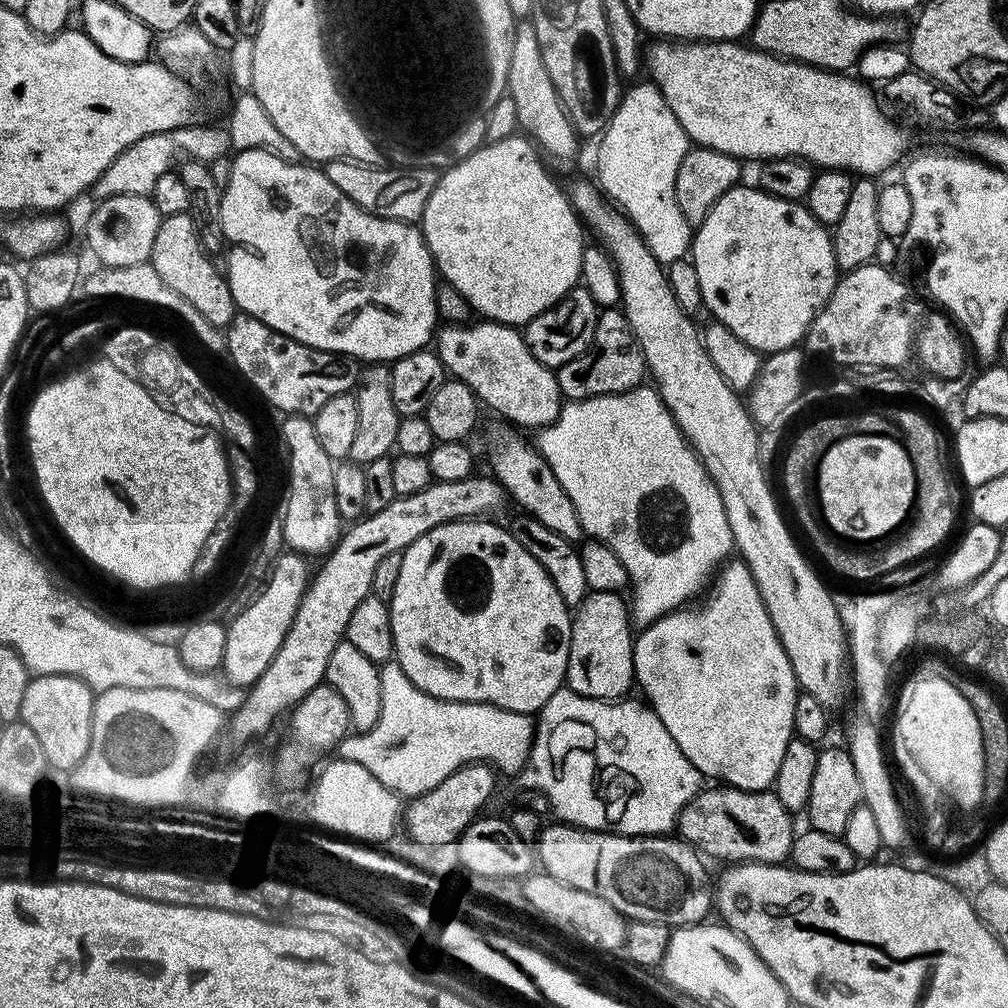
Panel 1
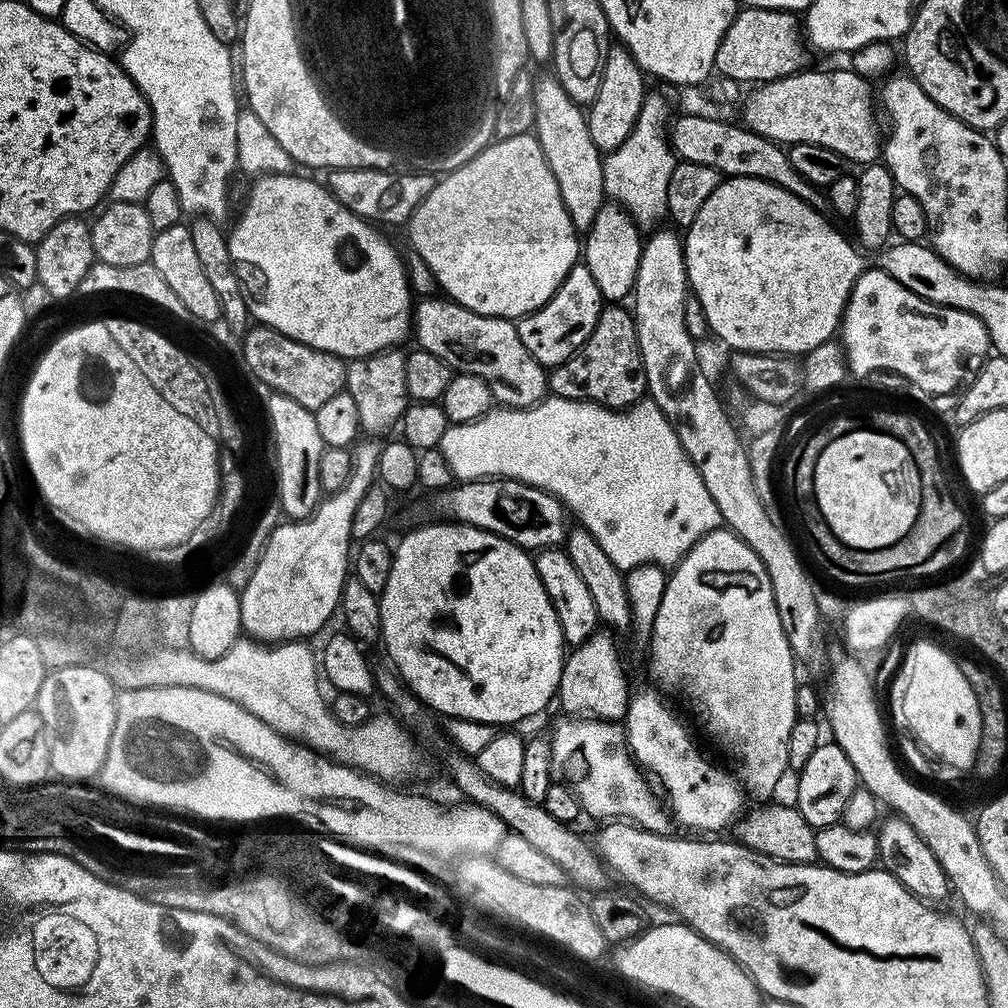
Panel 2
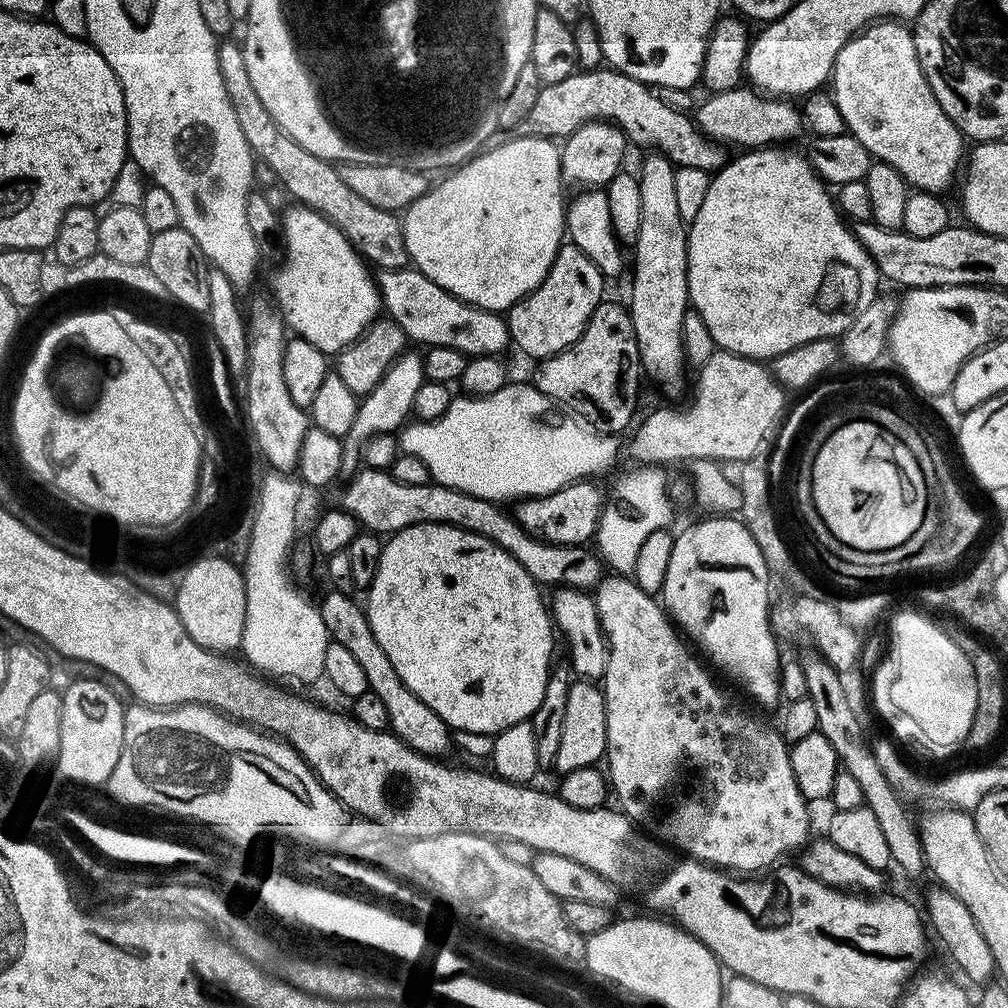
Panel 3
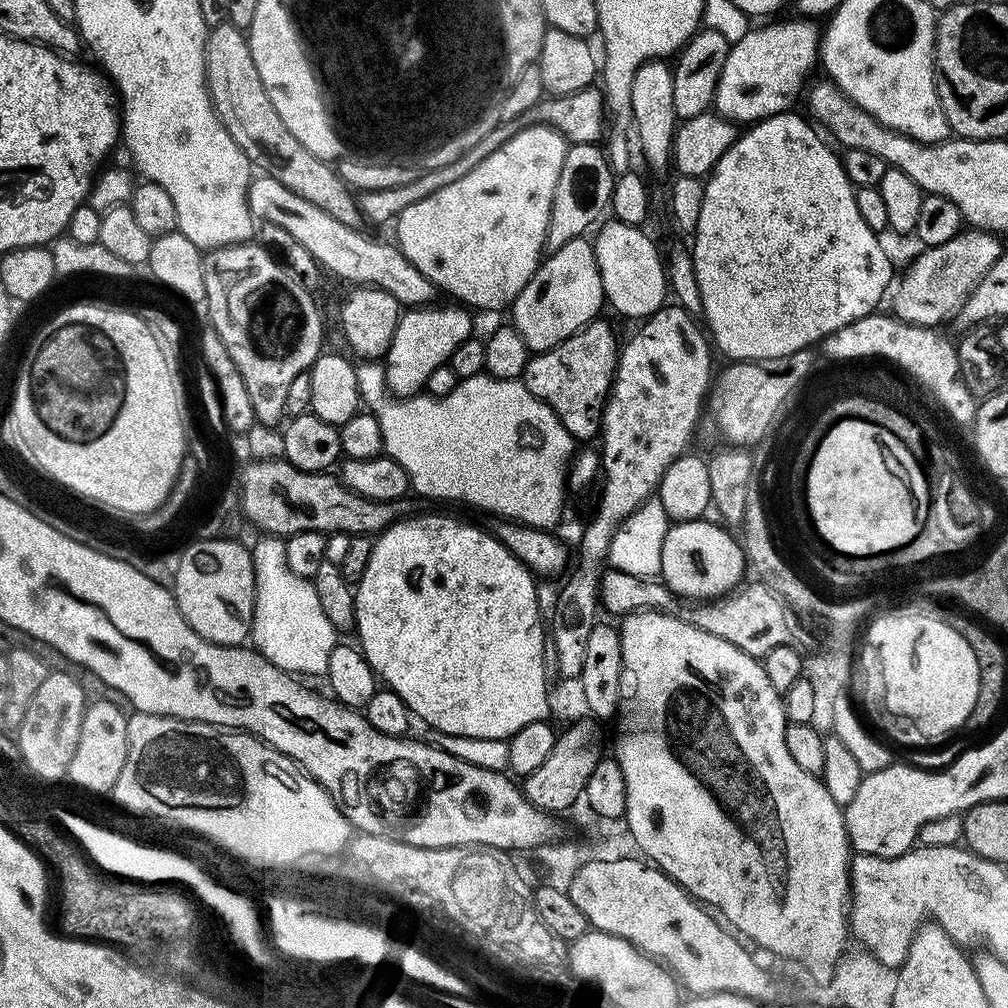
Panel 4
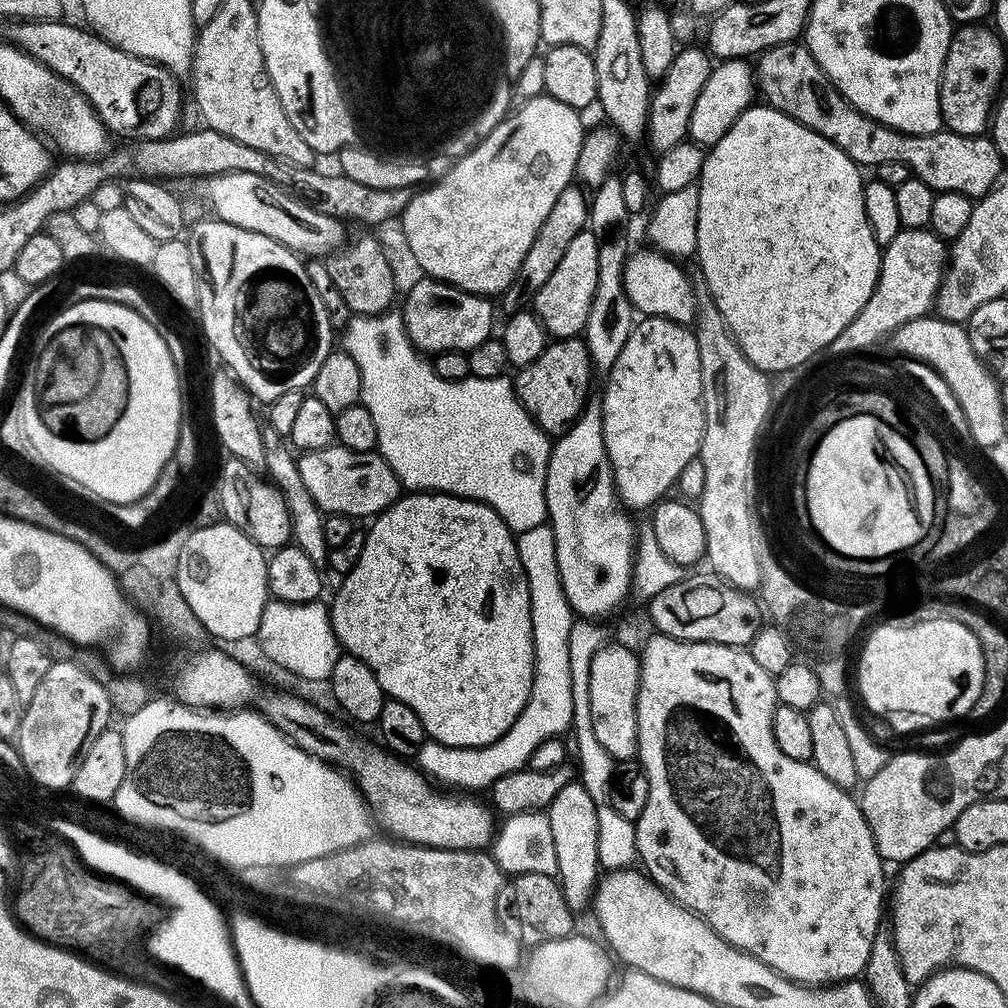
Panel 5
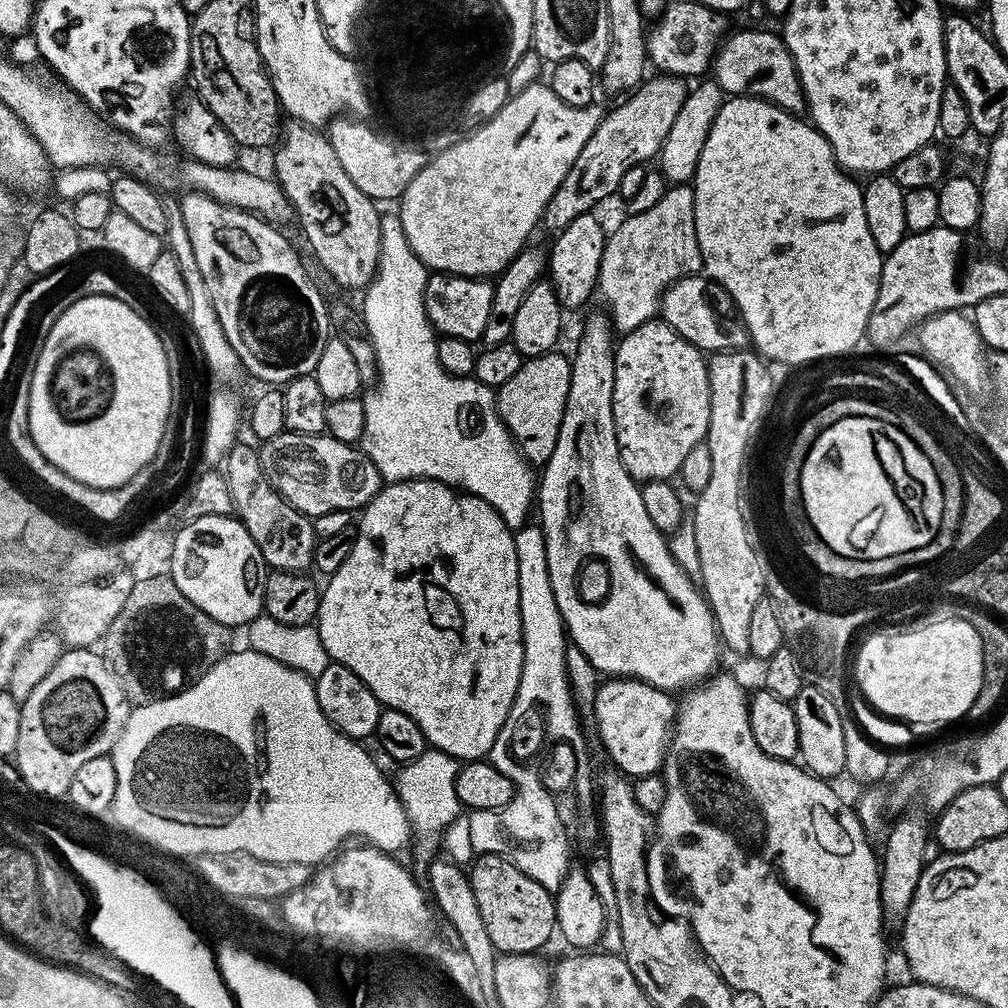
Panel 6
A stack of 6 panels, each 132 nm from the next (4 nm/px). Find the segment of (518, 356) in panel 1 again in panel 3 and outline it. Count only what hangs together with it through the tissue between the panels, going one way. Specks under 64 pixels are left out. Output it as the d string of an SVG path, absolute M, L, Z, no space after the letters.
M415 267L400 268L397 272L380 272L378 287L383 311L398 322L398 326L402 326L409 341L417 340L423 346L450 346L469 358L499 357L500 351L509 347L508 325L503 315L476 308L465 300L451 296Z

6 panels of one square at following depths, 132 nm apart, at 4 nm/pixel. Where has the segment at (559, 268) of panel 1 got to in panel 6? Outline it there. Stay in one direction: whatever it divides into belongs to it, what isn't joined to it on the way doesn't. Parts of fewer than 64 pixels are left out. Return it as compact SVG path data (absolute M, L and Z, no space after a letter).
M537 82L526 90L522 90L522 94L507 99L505 104L493 116L484 121L475 132L465 136L454 146L433 155L424 169L416 175L414 182L410 182L410 186L406 186L403 196L398 201L398 207L400 207L398 215L402 222L402 230L406 230L406 238L424 267L433 273L446 272L449 276L467 276L469 278L499 276L506 265L529 243L528 235L535 230L536 224L538 228L541 223L546 202L550 202L550 198L558 190L562 178L566 178L570 166L574 166L574 158L578 158L578 150L582 150L582 146L586 146L587 140L590 139L590 134L594 134L602 115L602 108L599 108L598 105L599 103L593 102L581 108L566 106L566 102L562 102L562 98L558 98L558 94L554 94L551 86L544 82Z

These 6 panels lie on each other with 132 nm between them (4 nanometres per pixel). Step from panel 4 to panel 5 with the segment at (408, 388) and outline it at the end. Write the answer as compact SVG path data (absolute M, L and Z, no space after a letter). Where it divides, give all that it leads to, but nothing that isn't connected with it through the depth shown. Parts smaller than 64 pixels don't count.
M420 278L416 285L408 292L408 297L404 300L404 308L402 307L402 315L404 317L404 329L406 334L410 338L410 342L415 348L420 349L421 353L424 354L435 354L437 352L471 352L474 346L478 346L482 342L486 342L493 335L492 332L492 308L494 312L494 304L491 299L483 296L476 296L472 292L464 292L461 288L456 288L452 284L446 284L442 280L434 280L431 278Z

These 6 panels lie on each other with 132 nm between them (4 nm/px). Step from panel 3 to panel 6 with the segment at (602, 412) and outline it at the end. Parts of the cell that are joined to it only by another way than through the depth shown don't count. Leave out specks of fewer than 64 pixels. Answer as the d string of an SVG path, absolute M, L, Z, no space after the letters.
M560 350L530 356L510 382L495 389L498 414L520 453L533 466L548 464L554 446L558 446L558 430L562 430L562 414L566 414L566 398L570 394L571 369L571 359Z

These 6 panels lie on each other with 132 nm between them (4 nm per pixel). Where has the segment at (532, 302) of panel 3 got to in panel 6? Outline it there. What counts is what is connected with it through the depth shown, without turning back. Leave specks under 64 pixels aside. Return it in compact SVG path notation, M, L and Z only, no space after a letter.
M587 212L570 222L562 231L555 233L556 240L548 252L547 271L552 272L550 283L556 291L561 309L580 308L597 291L596 279L600 273L600 263L604 253L606 228L600 225L596 214Z

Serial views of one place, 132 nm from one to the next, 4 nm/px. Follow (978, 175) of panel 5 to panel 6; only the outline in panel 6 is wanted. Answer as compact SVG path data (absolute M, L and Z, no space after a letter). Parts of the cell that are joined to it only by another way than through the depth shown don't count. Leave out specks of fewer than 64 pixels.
M752 28L745 32L734 32L725 35L720 47L716 49L716 59L712 61L710 72L717 86L729 97L756 96L760 100L777 104L785 112L803 113L806 108L804 91L796 78L794 58L784 45L783 35L755 32Z

